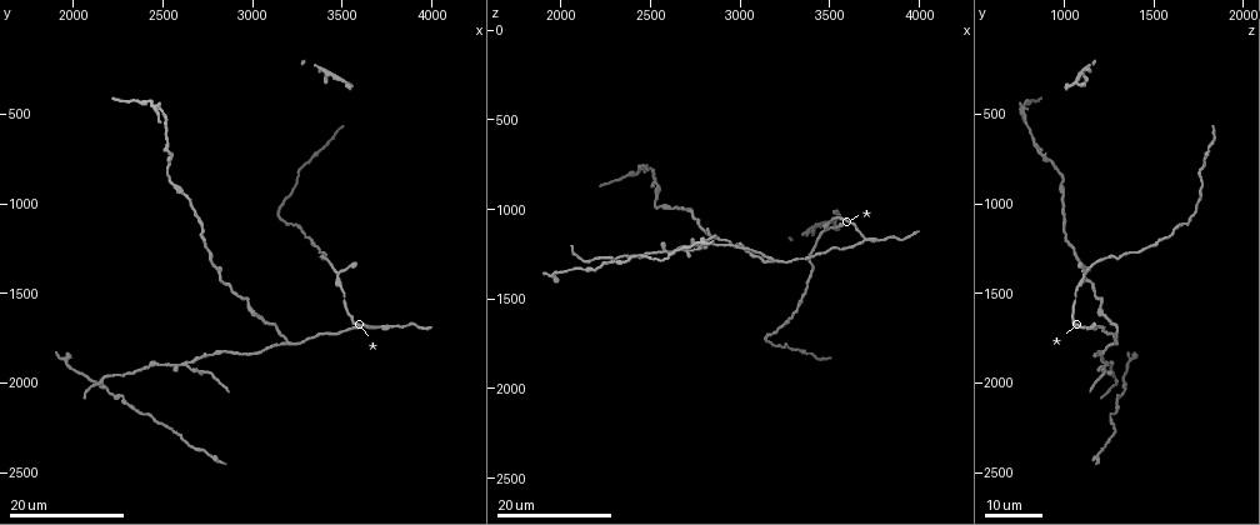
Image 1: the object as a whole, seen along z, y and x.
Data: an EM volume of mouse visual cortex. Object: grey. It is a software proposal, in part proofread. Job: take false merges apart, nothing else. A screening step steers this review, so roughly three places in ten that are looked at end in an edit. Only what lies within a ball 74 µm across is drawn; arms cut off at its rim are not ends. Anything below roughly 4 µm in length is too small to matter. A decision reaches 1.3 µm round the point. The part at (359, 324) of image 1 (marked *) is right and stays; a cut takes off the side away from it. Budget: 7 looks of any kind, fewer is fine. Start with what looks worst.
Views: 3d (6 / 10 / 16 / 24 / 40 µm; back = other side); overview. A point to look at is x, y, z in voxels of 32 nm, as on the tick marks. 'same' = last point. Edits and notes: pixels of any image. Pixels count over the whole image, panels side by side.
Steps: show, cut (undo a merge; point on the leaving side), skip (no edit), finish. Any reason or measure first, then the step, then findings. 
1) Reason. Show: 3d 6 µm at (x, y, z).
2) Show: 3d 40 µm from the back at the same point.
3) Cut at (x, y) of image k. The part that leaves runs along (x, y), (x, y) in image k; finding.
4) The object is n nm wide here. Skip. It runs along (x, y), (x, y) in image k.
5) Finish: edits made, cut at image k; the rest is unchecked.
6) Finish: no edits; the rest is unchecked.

Three-way junction. Show: 3d 16 µm at (2620, 1920, 1240).

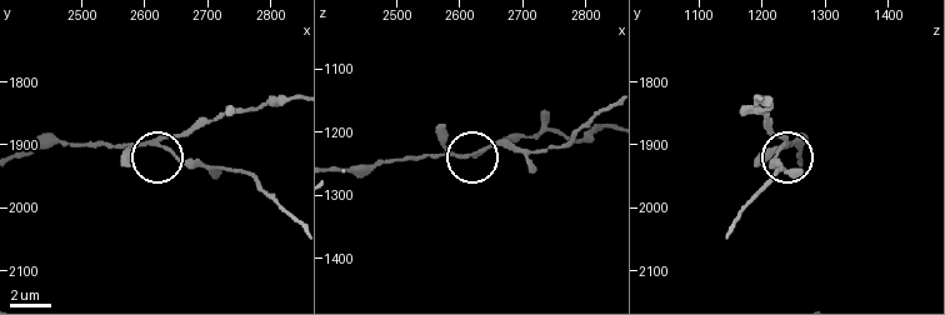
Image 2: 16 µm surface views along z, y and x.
Show: 3d 10 µm at (2625, 1905, 1235).

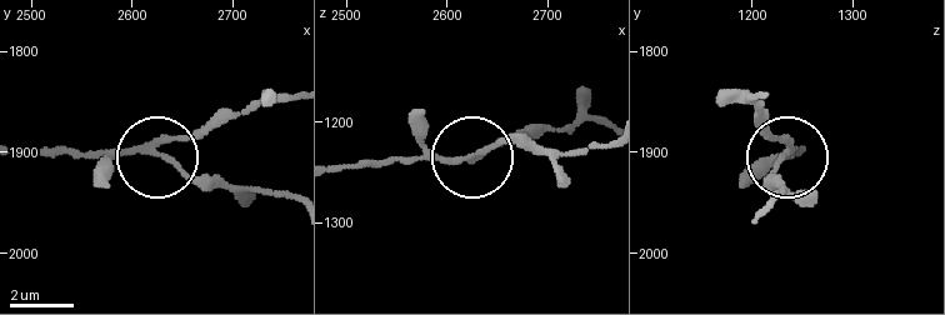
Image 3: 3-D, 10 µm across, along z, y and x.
The side arm is 10 µm long. Cut at (190, 183) of image 3. The part that leaves runs along (155, 151), (200, 176), (289, 195) in image 3; two neurons meet here.

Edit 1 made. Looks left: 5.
Show: overview.

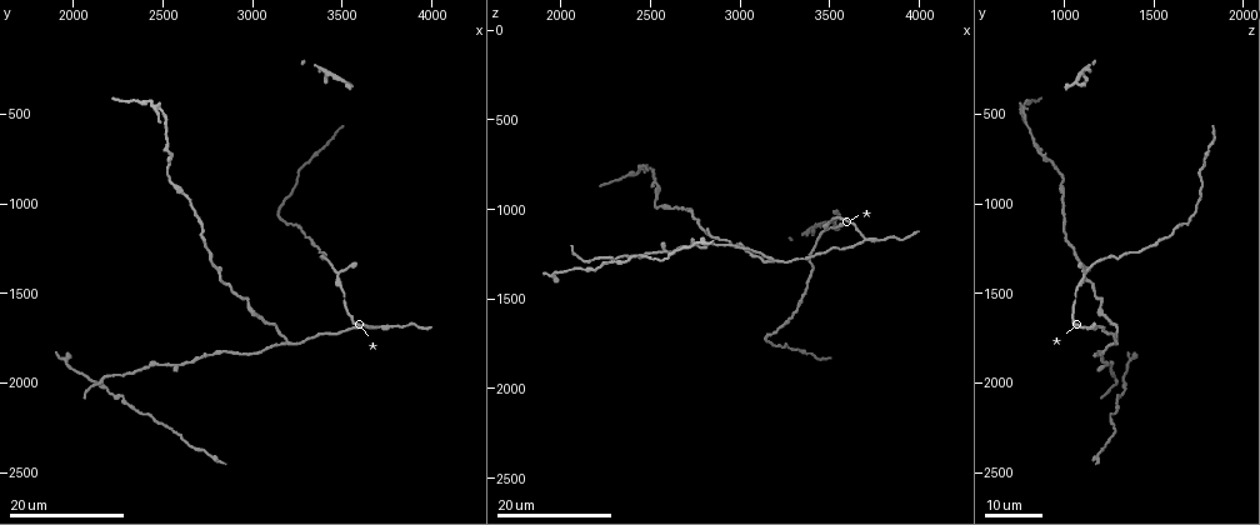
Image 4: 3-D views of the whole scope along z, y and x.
Show: 3d 24 µm at (3180, 1760, 1300).

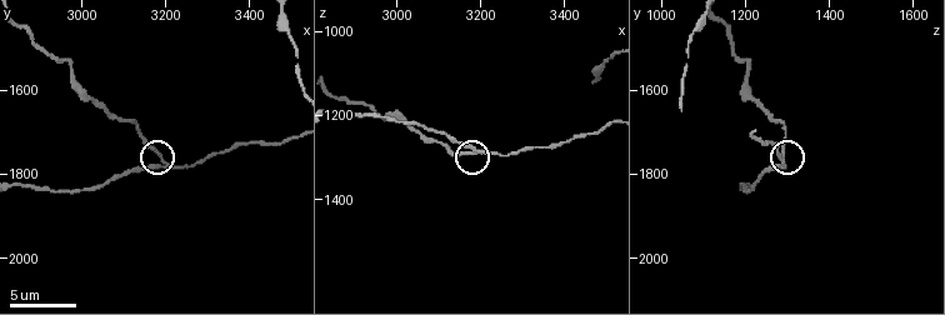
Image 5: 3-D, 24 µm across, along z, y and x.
Show: 3d 6 µm at (3190, 1775, 1285).

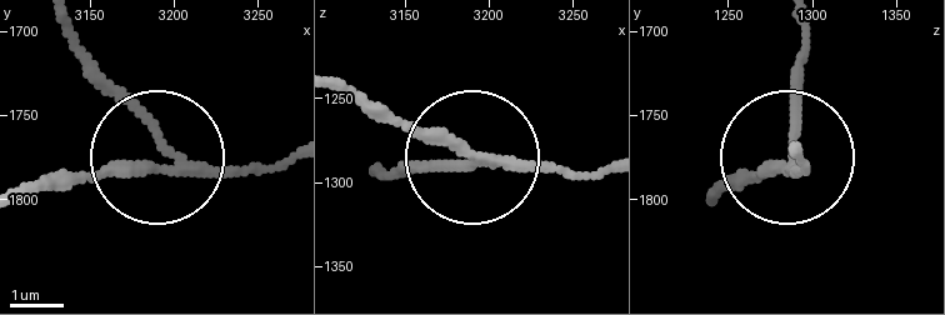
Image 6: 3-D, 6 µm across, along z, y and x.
3 arms meet here. Cut at (116, 88) of image 6. The part that leaves runs along (168, 148), (78, 31) in image 6; a second neuron is stuck on.

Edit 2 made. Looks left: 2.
Three-way junction. Show: 3d 16 µm at (3700, 1680, 1160).

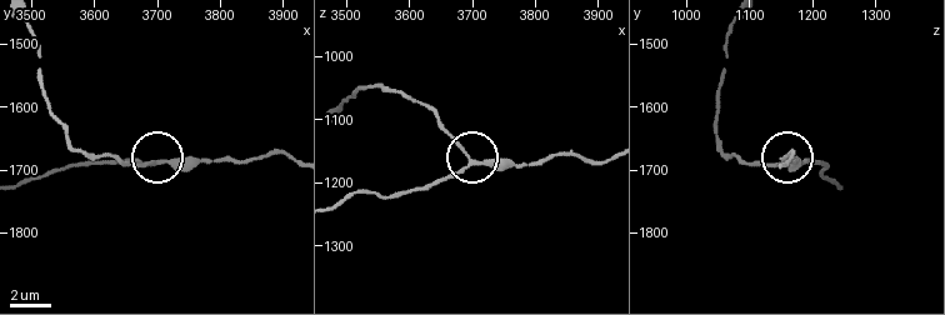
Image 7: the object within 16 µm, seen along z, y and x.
Show: 3d 6 µm at (3690, 1695, 1175).

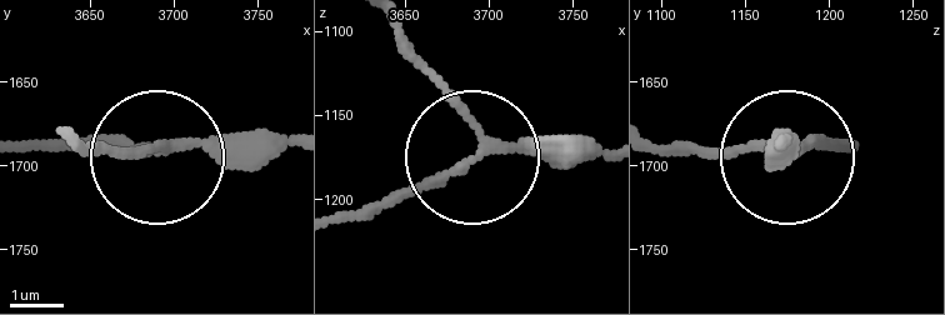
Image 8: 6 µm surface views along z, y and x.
The side arm is 11 µm long; 3 arms meet here. Skip. One neuron here.

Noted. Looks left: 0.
Finish: edits made, cut at image 3, cut at image 6; the rest is unchecked.

